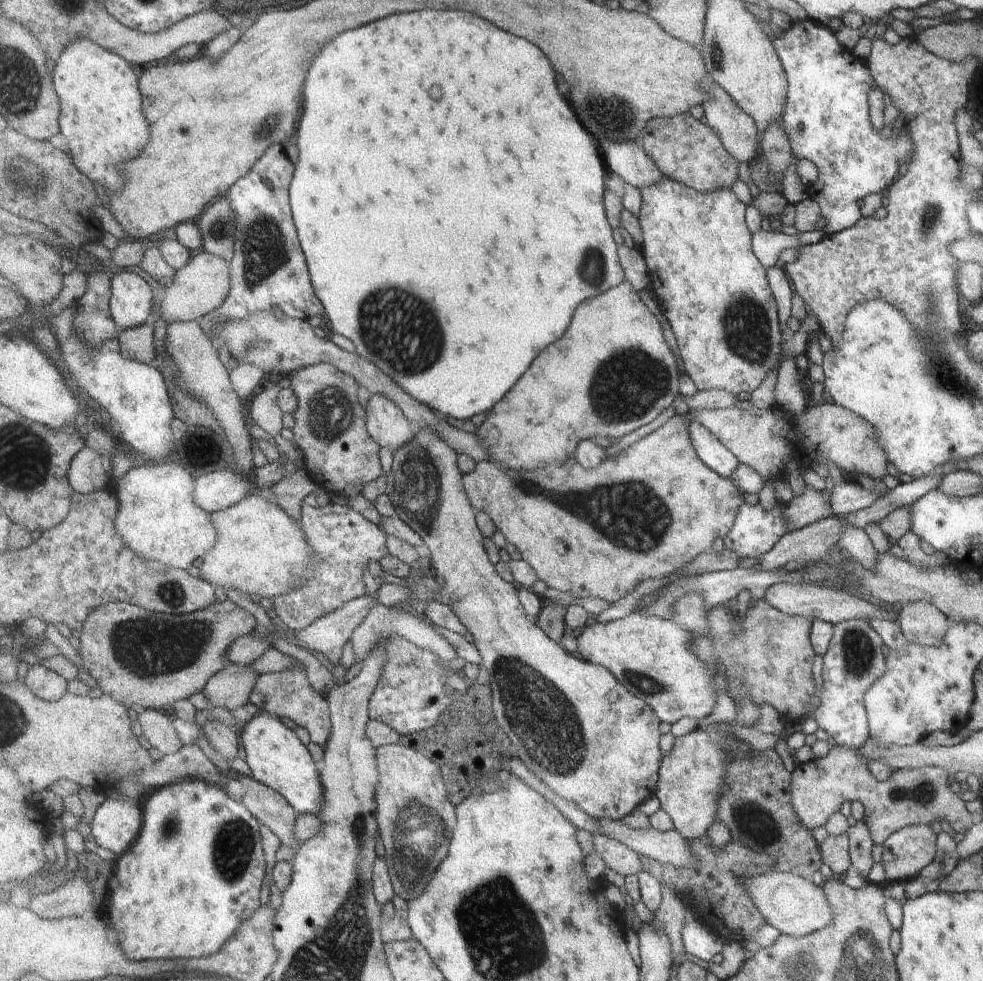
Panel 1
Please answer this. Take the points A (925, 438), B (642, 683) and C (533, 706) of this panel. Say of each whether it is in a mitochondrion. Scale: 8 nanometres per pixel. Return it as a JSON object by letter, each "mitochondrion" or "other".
{"A":"other","B":"mitochondrion","C":"mitochondrion"}

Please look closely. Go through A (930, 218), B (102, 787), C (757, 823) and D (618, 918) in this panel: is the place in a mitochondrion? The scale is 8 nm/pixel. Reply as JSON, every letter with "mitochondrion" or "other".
{"A":"mitochondrion","B":"other","C":"mitochondrion","D":"other"}

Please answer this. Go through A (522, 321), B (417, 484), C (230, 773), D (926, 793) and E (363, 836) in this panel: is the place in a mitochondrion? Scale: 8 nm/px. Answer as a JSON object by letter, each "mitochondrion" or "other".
{"A":"other","B":"mitochondrion","C":"other","D":"mitochondrion","E":"mitochondrion"}

